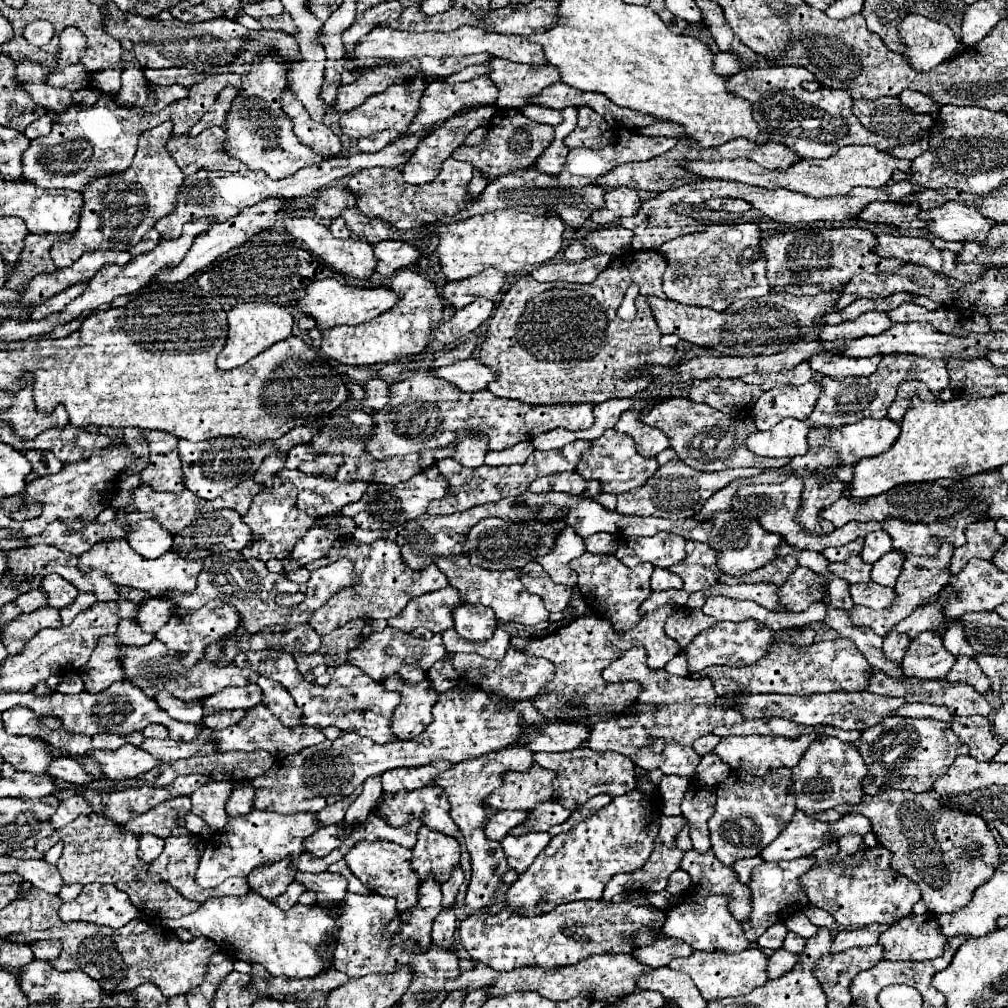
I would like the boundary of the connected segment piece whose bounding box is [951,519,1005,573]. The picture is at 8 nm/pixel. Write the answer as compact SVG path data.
M975 521L965 529L967 543L963 547L957 547L951 559L951 573L959 573L963 565L977 557L977 559L993 559L995 549L999 549L1005 543L1005 537L1001 537L995 531L995 521Z

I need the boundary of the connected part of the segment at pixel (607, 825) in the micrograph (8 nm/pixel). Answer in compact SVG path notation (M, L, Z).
M639 789L613 797L607 807L593 813L587 821L581 821L569 831L551 839L527 873L521 873L519 879L507 889L507 907L513 911L523 911L531 917L533 913L551 911L561 903L601 899L609 877L637 871L649 859L653 841L659 833L659 811L661 809Z

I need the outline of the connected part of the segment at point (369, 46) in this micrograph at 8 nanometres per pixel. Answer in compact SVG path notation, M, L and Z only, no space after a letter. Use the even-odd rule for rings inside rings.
M375 27L371 33L367 33L359 43L357 49L349 55L355 63L355 69L369 69L375 67L381 59L387 61L403 61L409 57L463 57L469 53L489 53L491 57L509 59L515 63L529 63L529 65L547 65L545 53L541 45L529 41L527 37L519 35L499 35L499 33L487 33L477 27L459 27L449 33L409 33L409 31L397 31L391 27Z

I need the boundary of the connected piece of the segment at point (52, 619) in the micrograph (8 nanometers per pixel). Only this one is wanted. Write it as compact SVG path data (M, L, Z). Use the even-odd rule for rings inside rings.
M41 607L33 613L21 613L9 625L5 625L1 631L1 639L9 655L17 655L25 649L27 641L35 633L39 633L45 627L59 627L59 625L61 625L59 611L53 607Z

